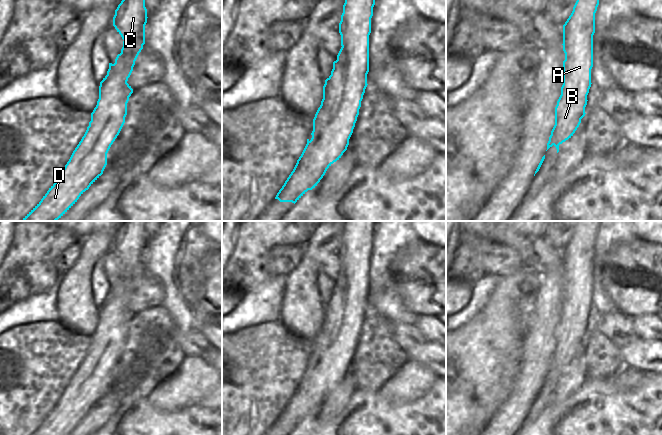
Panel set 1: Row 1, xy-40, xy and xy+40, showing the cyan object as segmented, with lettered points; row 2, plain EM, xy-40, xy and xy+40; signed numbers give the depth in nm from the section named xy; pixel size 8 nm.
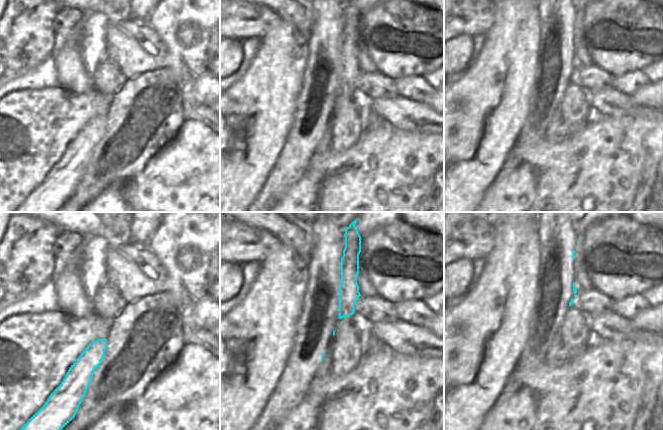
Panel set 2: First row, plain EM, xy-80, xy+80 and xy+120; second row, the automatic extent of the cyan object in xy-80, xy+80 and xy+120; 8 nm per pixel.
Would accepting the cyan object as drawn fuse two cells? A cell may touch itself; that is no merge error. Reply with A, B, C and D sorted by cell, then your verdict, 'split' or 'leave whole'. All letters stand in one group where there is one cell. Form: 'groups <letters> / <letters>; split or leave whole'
groups A B C D; leave whole

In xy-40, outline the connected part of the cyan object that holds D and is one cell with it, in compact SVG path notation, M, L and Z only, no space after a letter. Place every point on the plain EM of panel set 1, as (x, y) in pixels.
M124 221L118 229L113 241L113 250L124 264L121 277L117 279L114 288L109 287L107 299L100 306L99 323L91 337L91 345L84 360L55 407L31 435L69 434L79 421L103 398L107 389L107 377L125 347L127 327L133 317L133 313L127 305L145 268L147 242L145 221Z

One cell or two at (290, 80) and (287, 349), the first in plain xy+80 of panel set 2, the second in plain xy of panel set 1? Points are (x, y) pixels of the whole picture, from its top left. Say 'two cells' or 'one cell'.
one cell

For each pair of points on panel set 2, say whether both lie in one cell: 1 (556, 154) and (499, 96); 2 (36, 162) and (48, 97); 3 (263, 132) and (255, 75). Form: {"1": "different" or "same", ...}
{"1": "different", "2": "same", "3": "different"}

